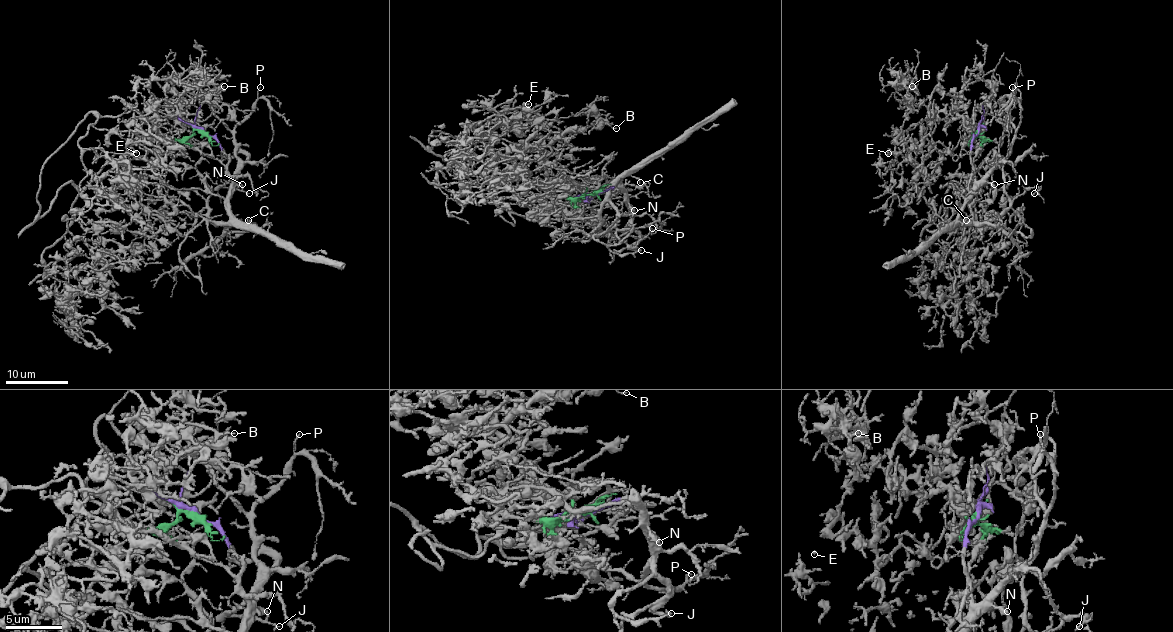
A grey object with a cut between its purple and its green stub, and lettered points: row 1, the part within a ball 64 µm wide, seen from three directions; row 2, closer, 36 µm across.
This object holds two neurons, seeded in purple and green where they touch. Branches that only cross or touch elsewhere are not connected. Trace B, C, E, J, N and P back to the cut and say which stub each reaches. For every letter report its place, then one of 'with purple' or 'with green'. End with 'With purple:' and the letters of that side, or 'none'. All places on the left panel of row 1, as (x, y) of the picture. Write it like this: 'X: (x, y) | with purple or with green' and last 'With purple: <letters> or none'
B: (224, 86) | with green
C: (248, 220) | with purple
E: (136, 153) | with green
J: (249, 193) | with purple
N: (242, 184) | with purple
P: (260, 87) | with purple
With purple: C, J, N, P

